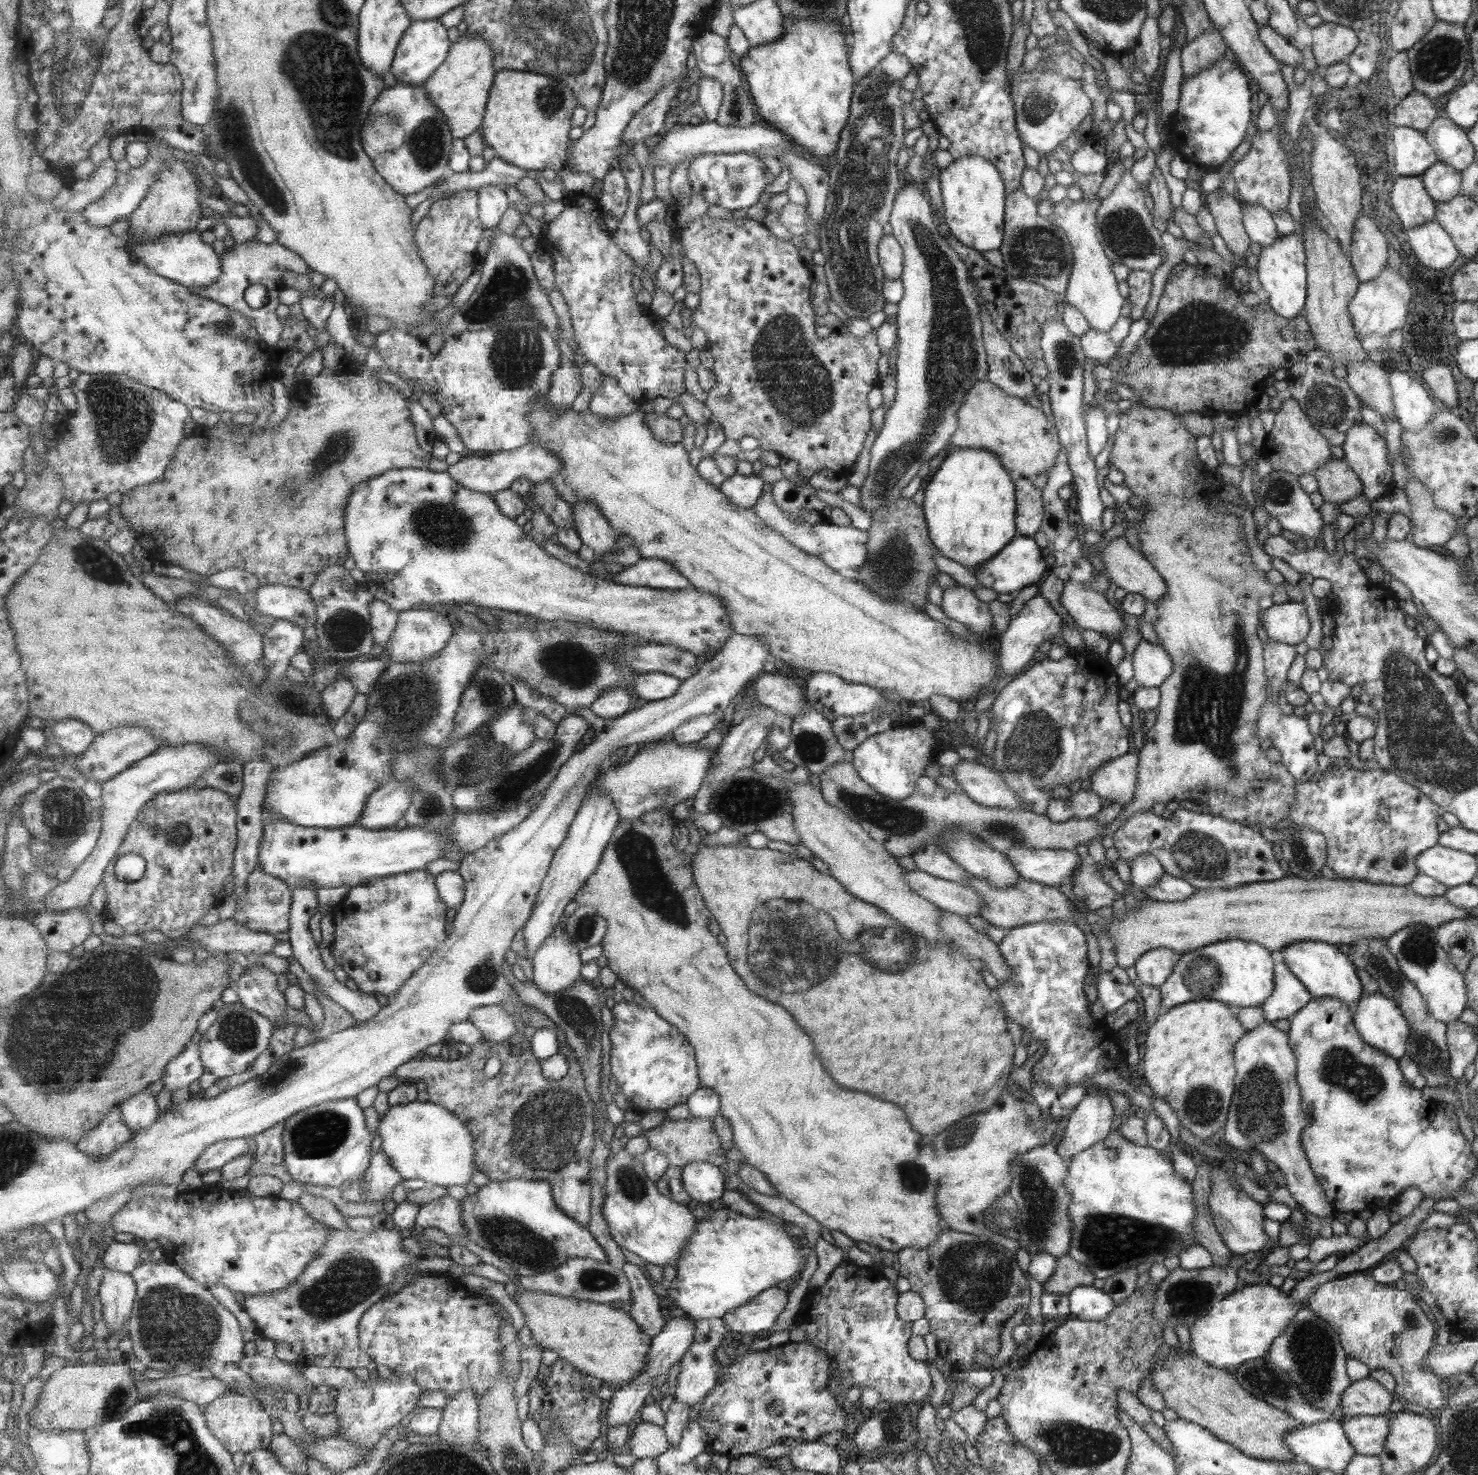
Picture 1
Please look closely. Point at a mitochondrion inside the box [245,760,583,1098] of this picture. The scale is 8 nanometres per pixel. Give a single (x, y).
(480, 978)

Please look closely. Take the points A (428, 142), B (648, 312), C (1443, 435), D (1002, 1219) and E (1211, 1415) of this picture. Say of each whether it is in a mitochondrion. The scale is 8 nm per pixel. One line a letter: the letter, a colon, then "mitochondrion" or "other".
A: mitochondrion
B: other
C: mitochondrion
D: mitochondrion
E: other

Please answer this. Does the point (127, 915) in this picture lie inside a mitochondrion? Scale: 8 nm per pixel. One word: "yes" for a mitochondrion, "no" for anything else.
no

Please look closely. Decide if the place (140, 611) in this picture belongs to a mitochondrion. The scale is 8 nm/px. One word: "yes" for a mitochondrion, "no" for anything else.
no

